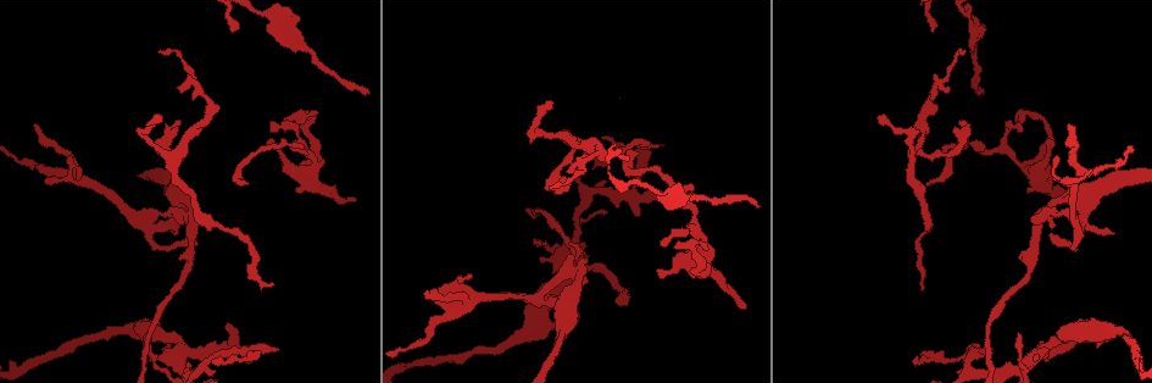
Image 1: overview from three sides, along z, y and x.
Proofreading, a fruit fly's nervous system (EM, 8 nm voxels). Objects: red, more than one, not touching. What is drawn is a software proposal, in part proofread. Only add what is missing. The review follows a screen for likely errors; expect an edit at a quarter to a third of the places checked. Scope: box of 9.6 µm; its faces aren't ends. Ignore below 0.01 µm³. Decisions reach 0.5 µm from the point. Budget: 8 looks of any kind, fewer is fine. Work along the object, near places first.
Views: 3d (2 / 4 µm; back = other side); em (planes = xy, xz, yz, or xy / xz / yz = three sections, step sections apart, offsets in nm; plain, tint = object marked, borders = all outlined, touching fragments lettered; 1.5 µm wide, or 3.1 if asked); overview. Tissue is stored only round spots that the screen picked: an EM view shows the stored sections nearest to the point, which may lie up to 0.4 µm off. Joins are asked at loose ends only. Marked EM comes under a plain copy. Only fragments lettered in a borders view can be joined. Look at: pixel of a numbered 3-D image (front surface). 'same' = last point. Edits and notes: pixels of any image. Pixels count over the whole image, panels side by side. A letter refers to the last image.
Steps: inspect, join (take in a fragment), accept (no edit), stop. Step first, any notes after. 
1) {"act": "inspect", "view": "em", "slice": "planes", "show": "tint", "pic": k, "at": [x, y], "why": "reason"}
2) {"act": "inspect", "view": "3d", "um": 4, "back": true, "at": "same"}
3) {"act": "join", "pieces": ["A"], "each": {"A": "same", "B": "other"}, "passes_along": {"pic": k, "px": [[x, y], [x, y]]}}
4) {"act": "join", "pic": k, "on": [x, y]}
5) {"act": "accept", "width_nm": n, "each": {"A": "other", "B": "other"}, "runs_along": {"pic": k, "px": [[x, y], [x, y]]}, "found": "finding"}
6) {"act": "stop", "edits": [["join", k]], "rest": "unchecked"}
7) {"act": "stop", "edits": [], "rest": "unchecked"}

{"act": "inspect", "view": "3d", "um": 4, "pic": 1, "at": [659, 270]}

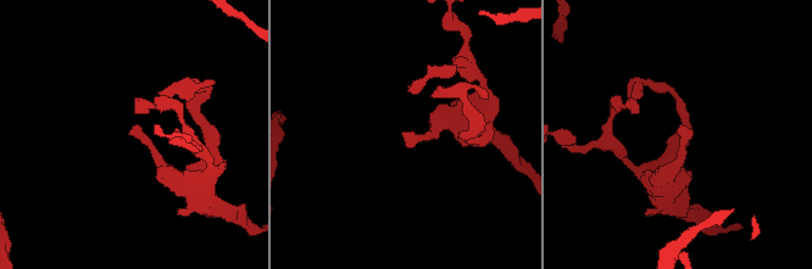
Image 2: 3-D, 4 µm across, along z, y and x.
{"act": "inspect", "view": "em", "slice": "yz", "step": 8, "show": "borders", "pic": 2, "at": [404, 132], "why": "shape alone is not enough"}

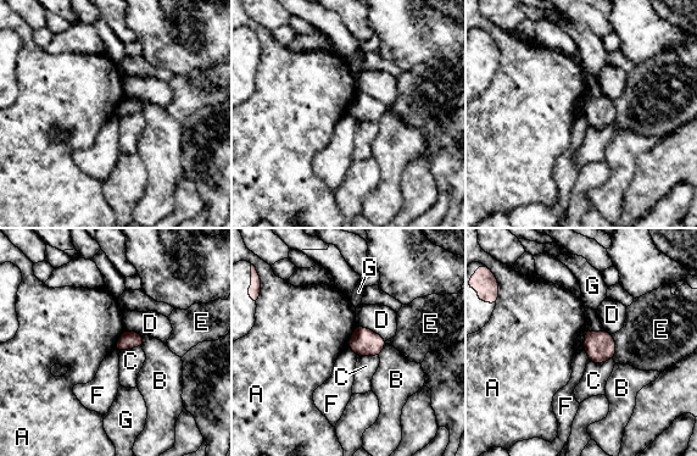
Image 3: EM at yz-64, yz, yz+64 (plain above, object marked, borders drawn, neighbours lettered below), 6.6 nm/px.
{"act": "inspect", "view": "em", "slice": "planes", "show": "borders", "at": "same"}

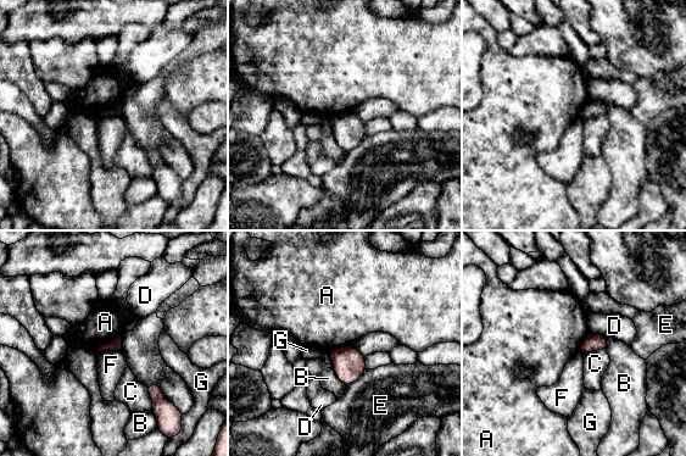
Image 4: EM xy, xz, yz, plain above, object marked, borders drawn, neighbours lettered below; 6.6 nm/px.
{"act": "accept", "each": {"A": "other", "B": "other", "C": "other", "D": "other", "E": "other", "F": "other", "G": "other"}, "border": {"pic": 4, "px": [[121, 334], [101, 344], [96, 351]]}, "found": "none of them fits"}

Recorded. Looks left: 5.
{"act": "inspect", "view": "em", "slice": "planes", "show": "borders", "pic": 1, "at": [1113, 234], "why": "branch stops here"}

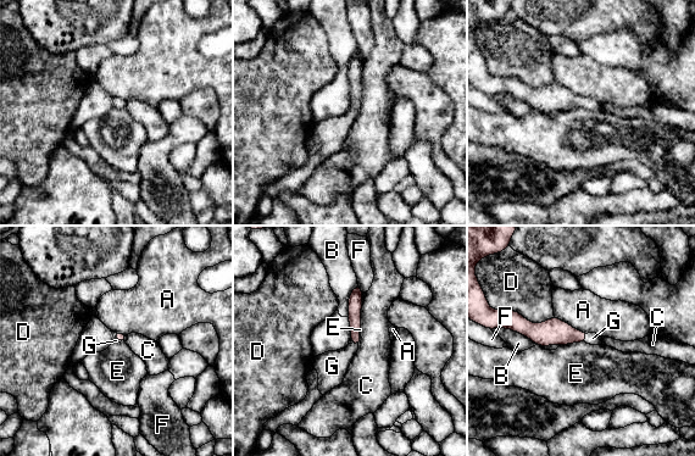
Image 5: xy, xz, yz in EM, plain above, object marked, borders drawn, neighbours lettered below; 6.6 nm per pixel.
{"act": "join", "pieces": ["G"], "each": {"A": "other", "B": "other", "C": "other", "D": "other", "E": "other", "F": "other", "G": "same"}, "passes_along": {"pic": 5, "px": [[554, 332], [585, 338], [593, 338]]}, "found": "it goes on there"}

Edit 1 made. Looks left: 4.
{"act": "inspect", "view": "overview"}

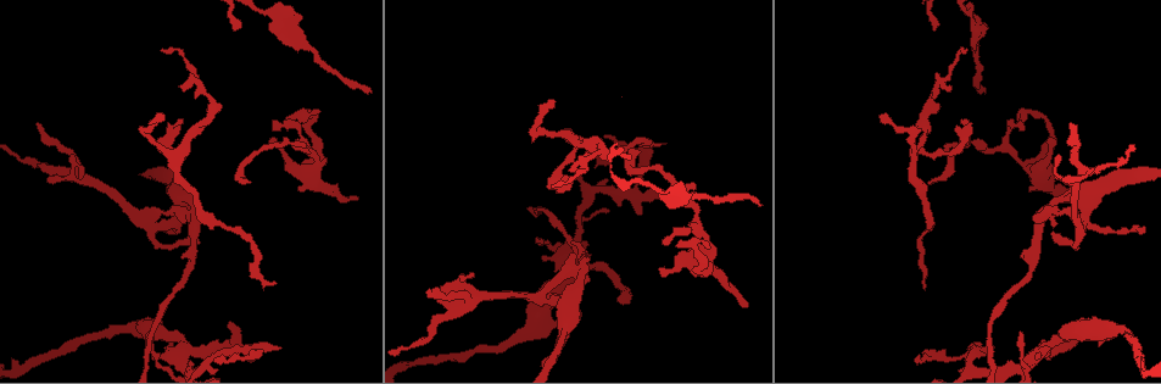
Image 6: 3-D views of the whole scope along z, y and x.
{"act": "inspect", "view": "3d", "um": 4, "pic": 6, "at": [622, 304]}

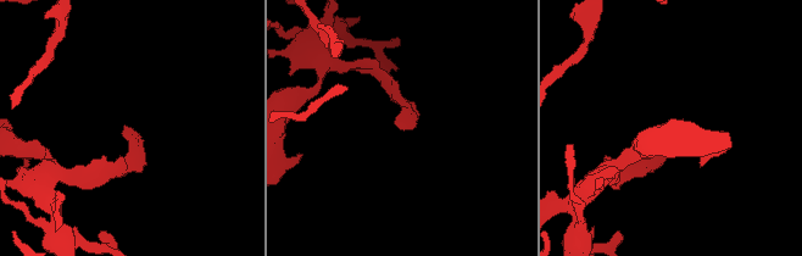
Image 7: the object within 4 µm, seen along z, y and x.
{"act": "inspect", "view": "em", "slice": "yz", "step": 8, "show": "tint", "pic": 7, "at": [401, 129], "why": "shape alone is not enough"}

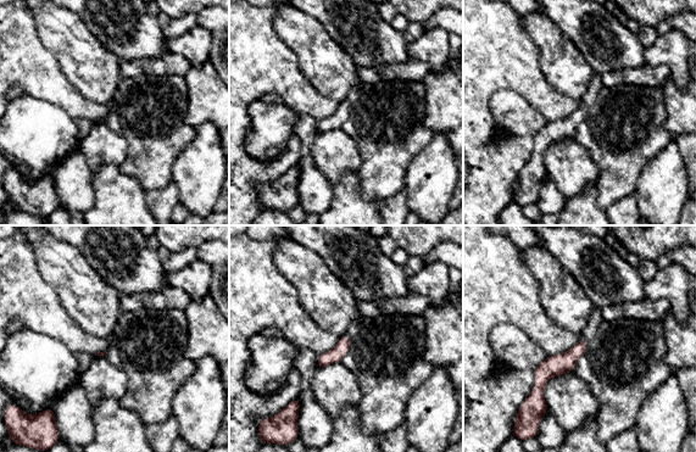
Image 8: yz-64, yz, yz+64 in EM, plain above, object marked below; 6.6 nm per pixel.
{"act": "inspect", "view": "em", "slice": "planes", "show": "borders", "at": "same"}

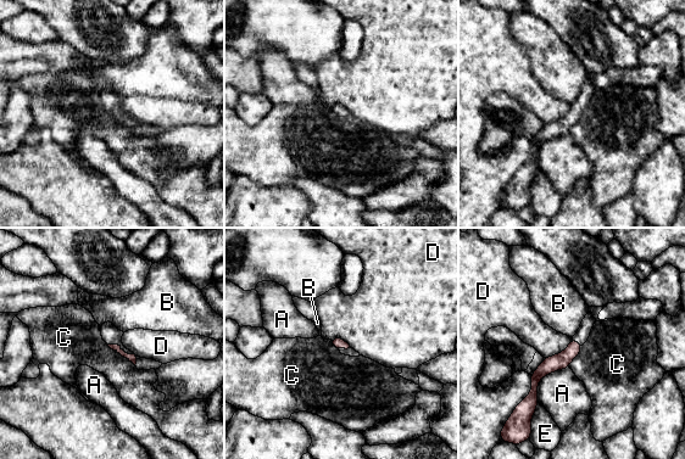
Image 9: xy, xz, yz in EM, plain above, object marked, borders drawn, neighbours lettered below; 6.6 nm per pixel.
{"act": "accept", "each": {"A": "other", "B": "other", "C": "other", "D": "other", "E": "other"}, "border": {"pic": 9, "px": [[583, 345], [568, 367]]}, "found": "no lettered fragment goes on from it"}

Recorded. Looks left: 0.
{"act": "stop", "edits": [["join", 5]], "rest": "unchecked"}

